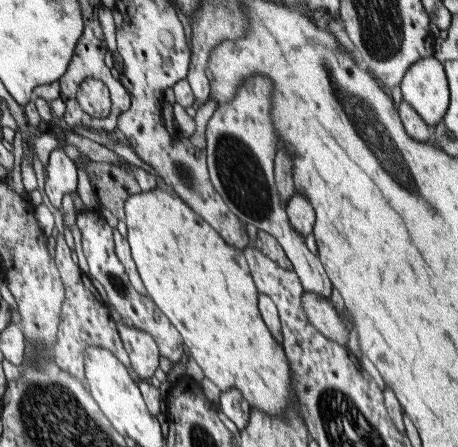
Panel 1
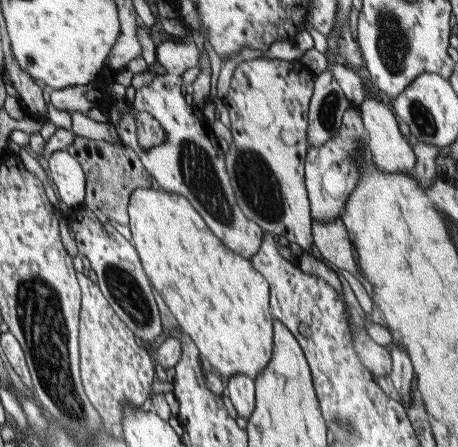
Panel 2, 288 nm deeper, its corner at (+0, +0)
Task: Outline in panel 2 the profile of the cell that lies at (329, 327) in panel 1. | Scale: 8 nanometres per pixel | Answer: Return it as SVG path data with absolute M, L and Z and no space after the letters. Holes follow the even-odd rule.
M341 280L341 294L339 294L341 306L343 306L343 314L345 320L349 322L349 332L351 332L351 346L359 358L359 362L365 366L365 370L369 370L371 376L379 378L391 372L391 358L389 352L383 346L377 346L365 332L365 322L367 322L367 314L363 314L363 310L359 308L351 288L347 282Z

